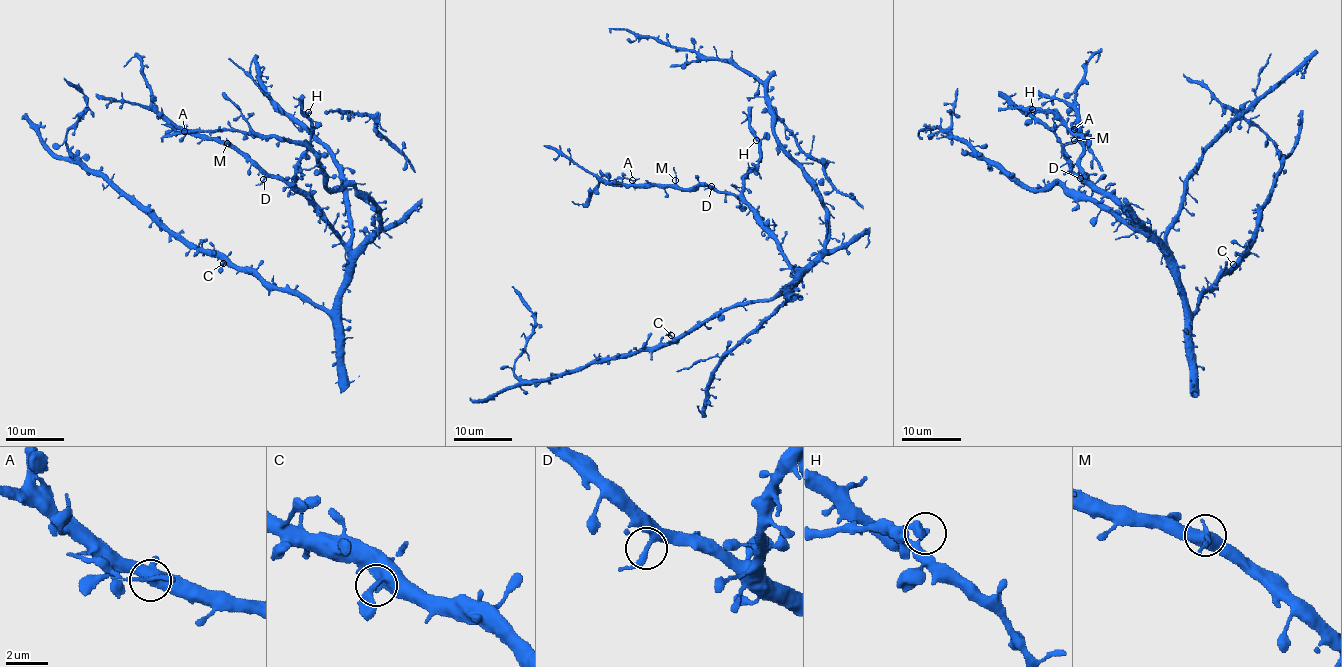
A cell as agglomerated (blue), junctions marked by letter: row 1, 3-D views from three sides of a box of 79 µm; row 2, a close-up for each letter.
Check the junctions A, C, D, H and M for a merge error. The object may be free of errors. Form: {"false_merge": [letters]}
{"false_merge": ["A"]}

